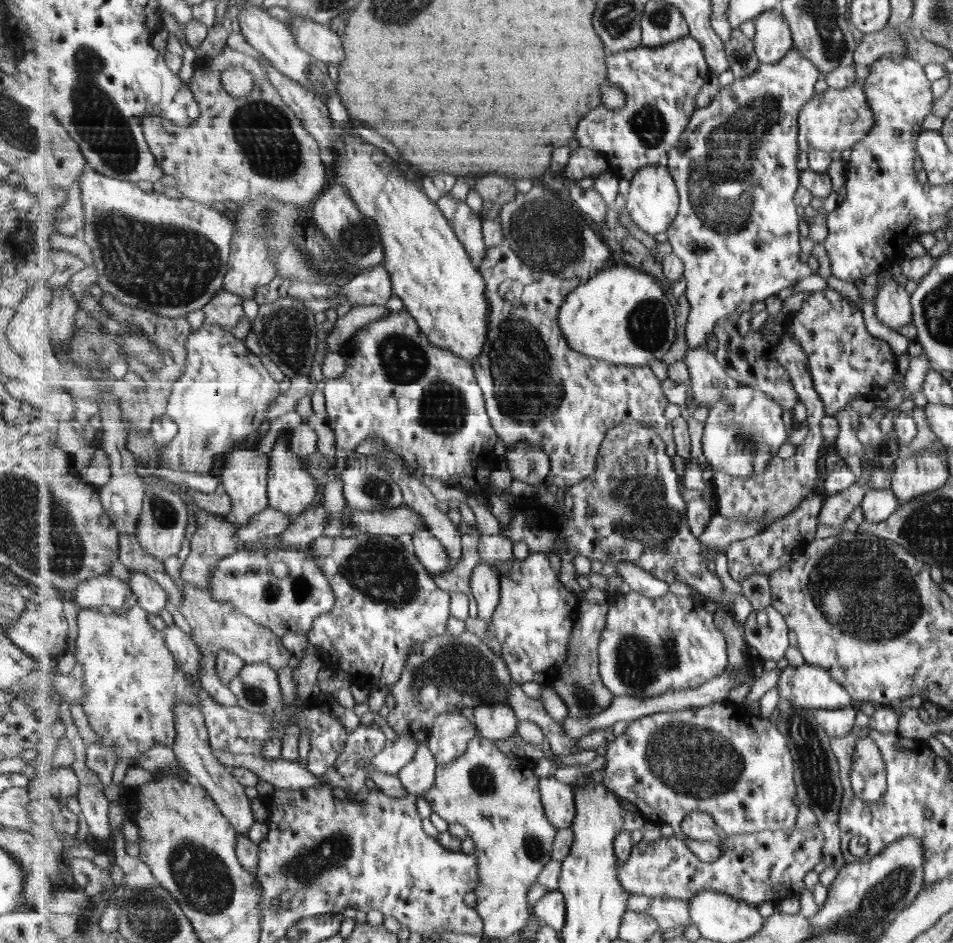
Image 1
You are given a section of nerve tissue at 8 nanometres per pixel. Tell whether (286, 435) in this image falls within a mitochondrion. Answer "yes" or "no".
no

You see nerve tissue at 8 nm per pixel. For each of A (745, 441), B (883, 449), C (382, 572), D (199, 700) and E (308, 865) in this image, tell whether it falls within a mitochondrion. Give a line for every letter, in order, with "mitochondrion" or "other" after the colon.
A: mitochondrion
B: other
C: mitochondrion
D: other
E: mitochondrion

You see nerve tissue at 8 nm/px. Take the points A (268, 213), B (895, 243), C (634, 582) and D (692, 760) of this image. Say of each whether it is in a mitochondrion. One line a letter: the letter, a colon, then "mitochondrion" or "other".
A: mitochondrion
B: other
C: other
D: mitochondrion

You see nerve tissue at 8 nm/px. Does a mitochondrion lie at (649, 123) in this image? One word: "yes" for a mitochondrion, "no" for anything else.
yes

